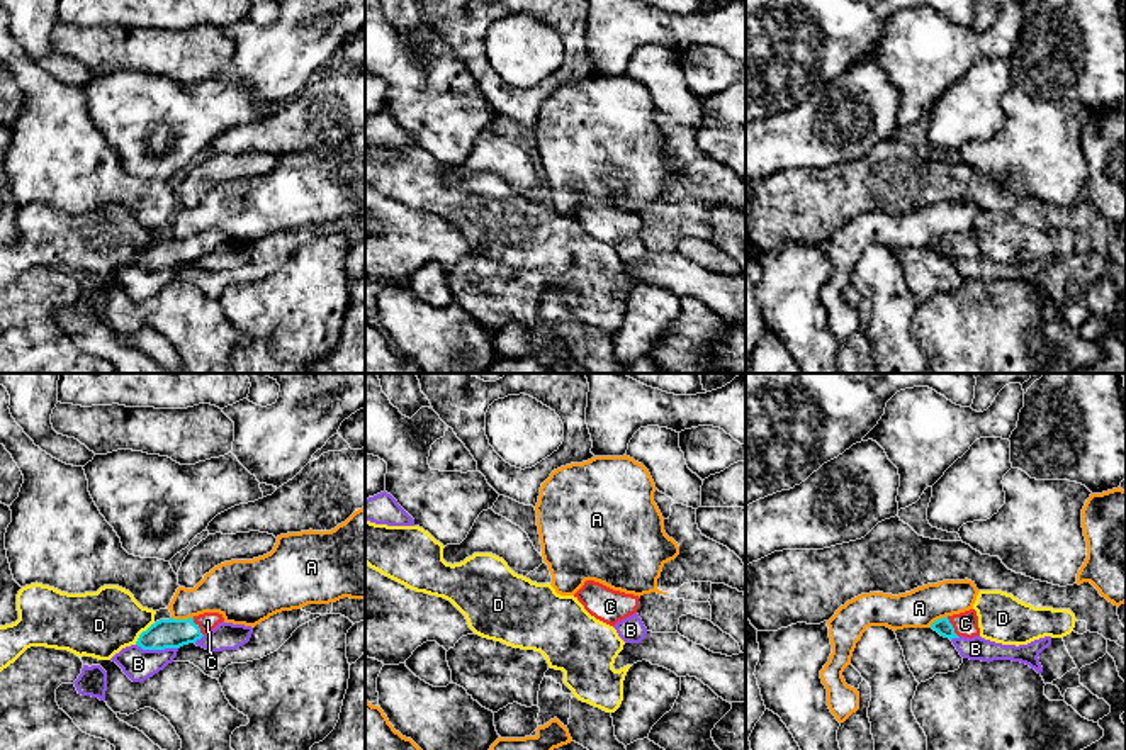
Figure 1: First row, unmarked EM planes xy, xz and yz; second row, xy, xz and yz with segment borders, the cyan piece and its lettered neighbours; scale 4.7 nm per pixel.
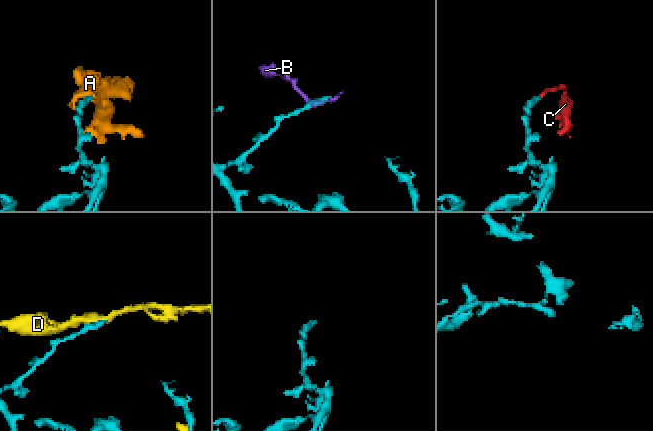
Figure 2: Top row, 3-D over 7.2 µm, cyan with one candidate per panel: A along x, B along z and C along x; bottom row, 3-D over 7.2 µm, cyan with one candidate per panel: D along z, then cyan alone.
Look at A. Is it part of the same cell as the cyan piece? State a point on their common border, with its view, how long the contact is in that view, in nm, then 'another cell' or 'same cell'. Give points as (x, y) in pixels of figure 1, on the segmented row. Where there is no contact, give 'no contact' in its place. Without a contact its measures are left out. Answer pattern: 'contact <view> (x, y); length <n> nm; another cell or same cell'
contact xy (182, 620); length 100 nm; another cell

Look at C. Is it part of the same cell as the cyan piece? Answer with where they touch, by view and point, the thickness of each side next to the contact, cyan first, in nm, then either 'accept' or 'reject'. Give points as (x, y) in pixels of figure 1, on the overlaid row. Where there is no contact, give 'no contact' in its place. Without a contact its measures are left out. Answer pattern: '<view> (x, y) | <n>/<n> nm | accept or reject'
yz (951, 626) | 80/110 nm | accept

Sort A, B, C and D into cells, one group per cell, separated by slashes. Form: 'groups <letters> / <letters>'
groups A / B / C / D

